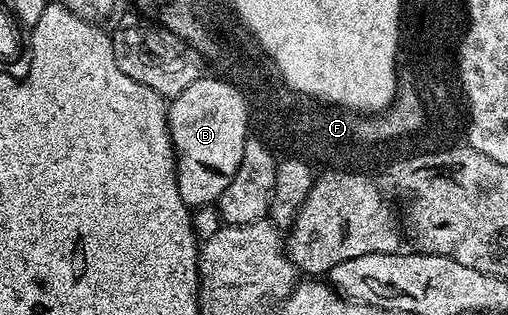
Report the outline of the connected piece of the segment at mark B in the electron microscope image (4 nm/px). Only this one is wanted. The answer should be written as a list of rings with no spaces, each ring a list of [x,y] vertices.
[[[211,75],[202,76],[190,83],[190,87],[182,91],[182,95],[171,98],[168,105],[168,130],[172,136],[172,145],[176,149],[178,191],[189,207],[211,206],[219,202],[226,187],[230,187],[246,151],[250,136],[250,101],[231,80],[223,80],[219,81]]]

